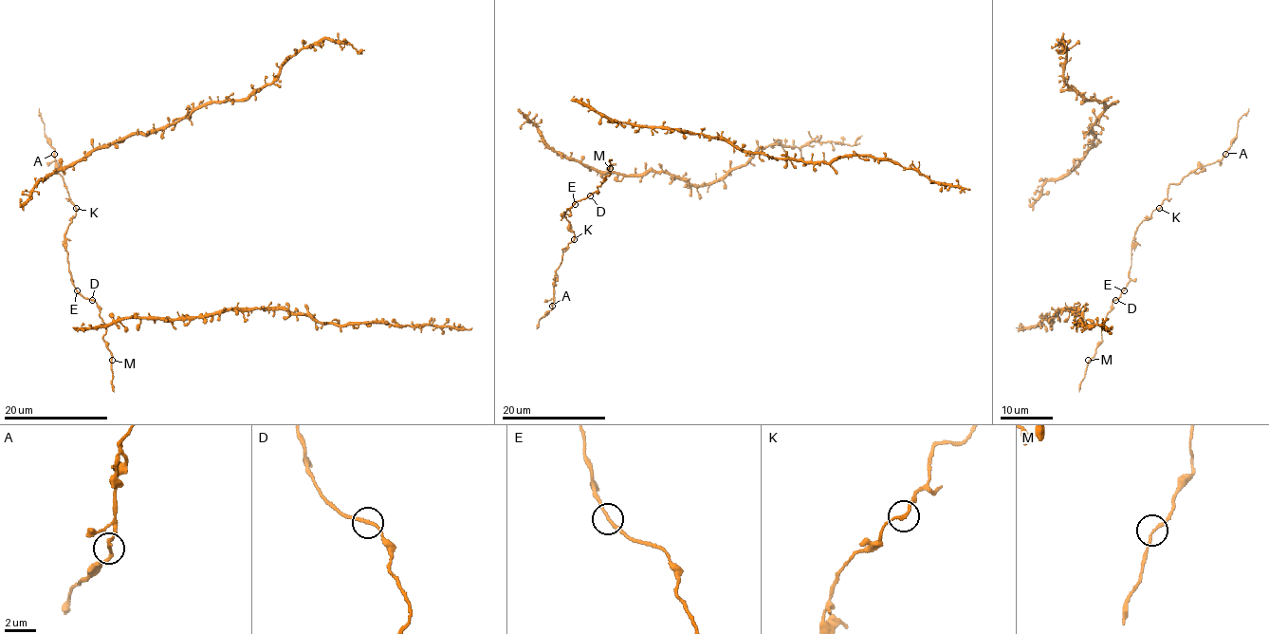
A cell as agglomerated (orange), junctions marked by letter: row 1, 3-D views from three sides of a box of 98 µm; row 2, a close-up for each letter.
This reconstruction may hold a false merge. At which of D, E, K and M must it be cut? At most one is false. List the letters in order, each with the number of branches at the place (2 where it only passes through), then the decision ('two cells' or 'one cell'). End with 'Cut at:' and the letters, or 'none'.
D: branches 2; one cell
E: branches 2; one cell
K: branches 2; one cell
M: branches 2; one cell
Cut at: none

